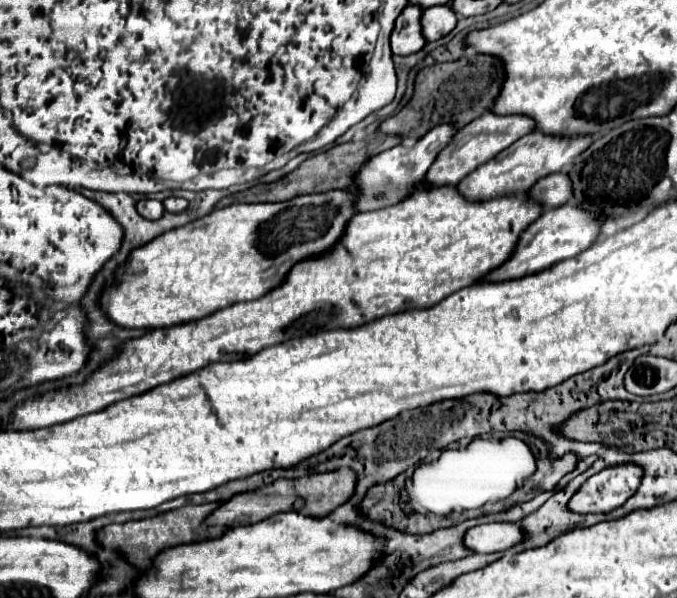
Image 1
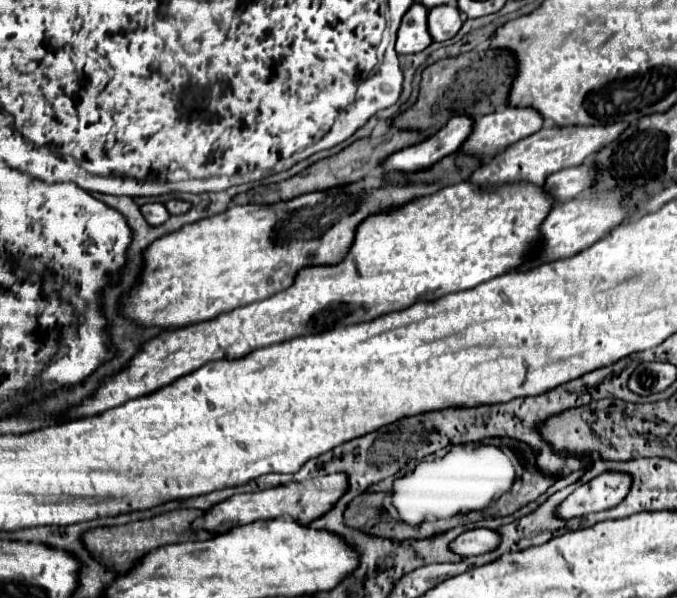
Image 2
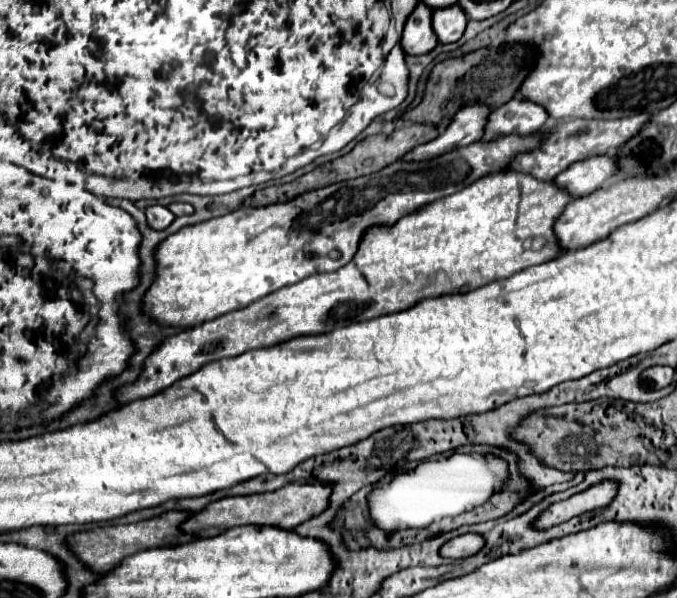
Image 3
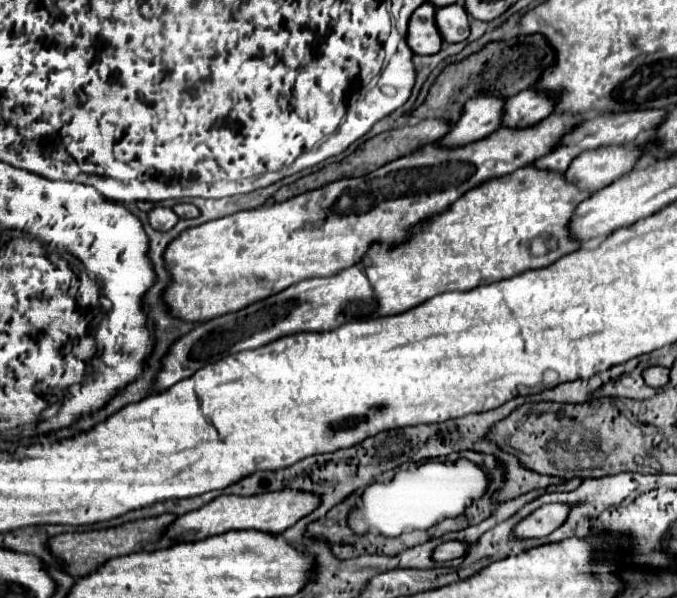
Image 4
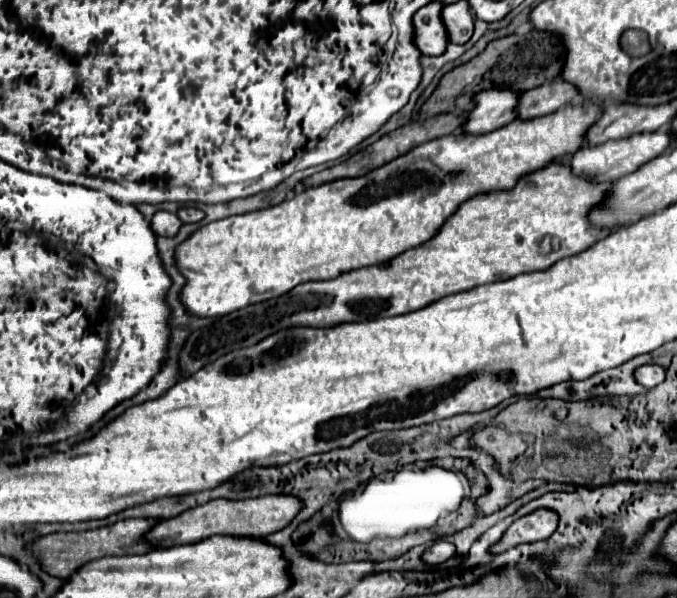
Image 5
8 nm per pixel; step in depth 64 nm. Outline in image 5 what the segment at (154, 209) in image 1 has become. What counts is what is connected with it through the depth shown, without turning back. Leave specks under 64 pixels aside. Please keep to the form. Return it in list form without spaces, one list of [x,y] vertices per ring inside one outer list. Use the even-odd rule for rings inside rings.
[[[156,212],[152,218],[152,230],[158,236],[176,236],[180,226],[182,226],[180,218],[170,212]]]

